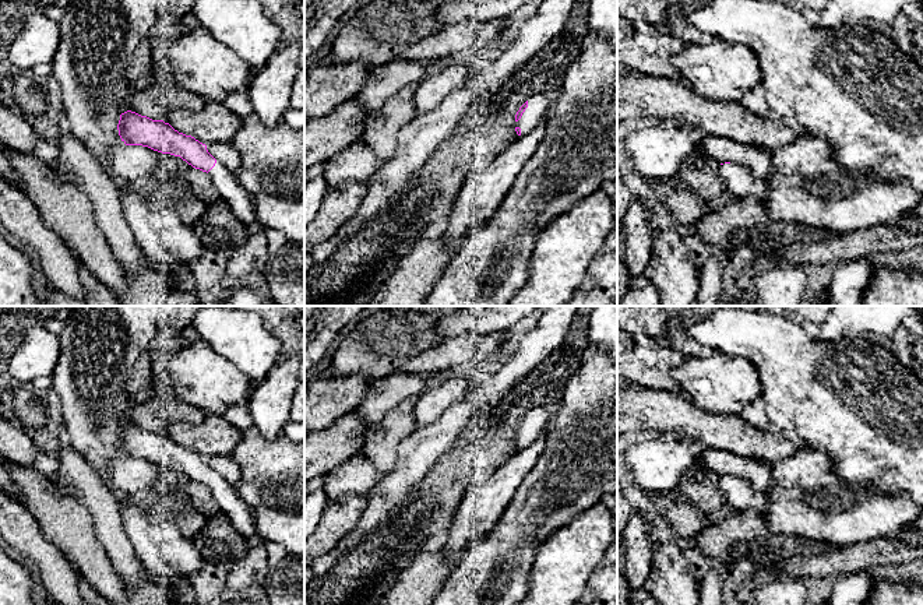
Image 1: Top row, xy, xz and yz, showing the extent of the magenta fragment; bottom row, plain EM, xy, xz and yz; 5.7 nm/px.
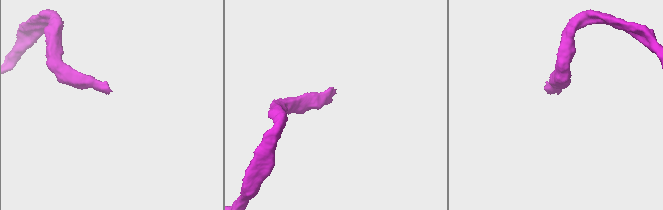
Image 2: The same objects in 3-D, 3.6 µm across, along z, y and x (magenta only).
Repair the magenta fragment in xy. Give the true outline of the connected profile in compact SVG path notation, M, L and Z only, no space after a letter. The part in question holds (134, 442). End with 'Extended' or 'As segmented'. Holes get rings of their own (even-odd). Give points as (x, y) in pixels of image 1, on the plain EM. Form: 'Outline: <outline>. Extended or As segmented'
Outline: M127 423L120 428L117 437L119 449L126 458L142 458L162 467L170 467L180 469L189 478L202 485L207 485L211 490L215 502L218 503L222 513L225 513L232 525L251 544L265 546L265 541L258 535L254 525L254 511L242 500L235 485L225 481L216 474L207 462L207 458L200 455L191 449L186 449L175 443L169 436L163 433L152 433L147 429L141 429L135 425Z. Extended

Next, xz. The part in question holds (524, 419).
Outline: M553 404L531 409L515 428L517 447L525 449L533 443L539 433L552 422L557 408L557 404Z. Extended

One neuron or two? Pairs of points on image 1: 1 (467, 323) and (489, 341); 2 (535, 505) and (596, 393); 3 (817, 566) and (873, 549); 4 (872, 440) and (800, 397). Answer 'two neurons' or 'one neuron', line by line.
1: two neurons
2: one neuron
3: one neuron
4: one neuron

